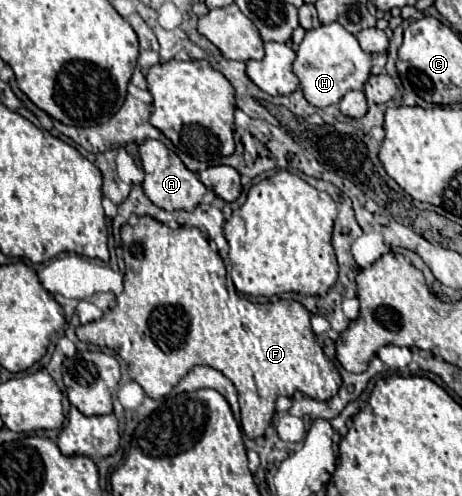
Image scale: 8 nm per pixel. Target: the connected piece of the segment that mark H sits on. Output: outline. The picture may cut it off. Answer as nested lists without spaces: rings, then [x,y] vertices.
[[[338,22],[308,30],[302,44],[298,46],[294,60],[294,74],[300,78],[304,98],[318,108],[338,104],[346,92],[360,90],[370,76],[370,68],[370,54],[366,54],[360,48],[356,36],[344,30],[344,26],[340,26]]]

